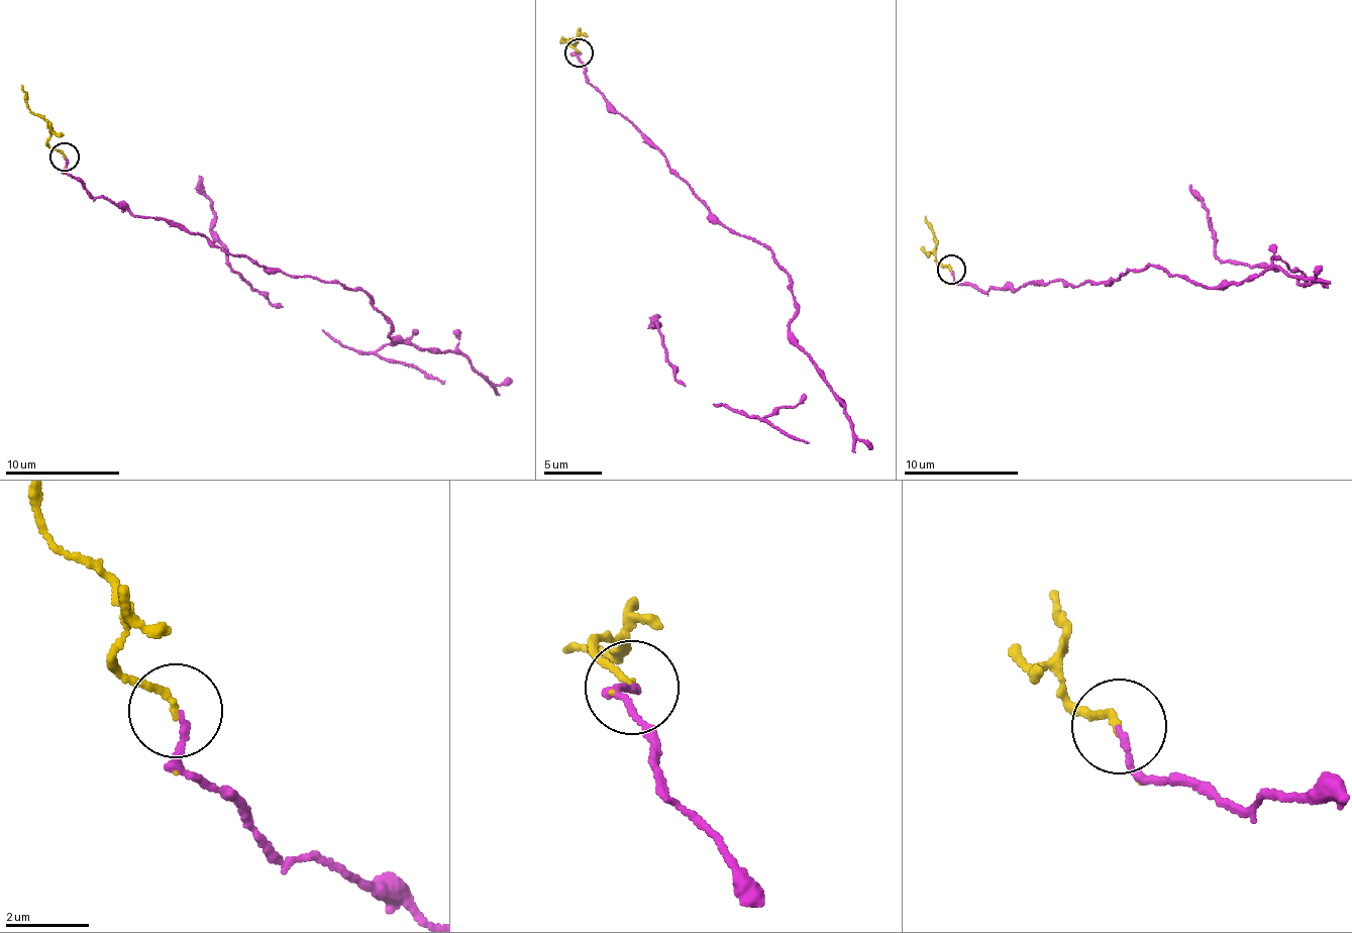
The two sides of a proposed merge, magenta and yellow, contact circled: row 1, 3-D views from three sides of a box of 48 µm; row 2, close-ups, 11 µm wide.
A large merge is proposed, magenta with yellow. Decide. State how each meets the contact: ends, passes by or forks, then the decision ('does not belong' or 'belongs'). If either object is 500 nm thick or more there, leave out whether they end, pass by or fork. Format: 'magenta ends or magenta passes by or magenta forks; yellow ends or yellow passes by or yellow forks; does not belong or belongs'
magenta ends; yellow ends; belongs

